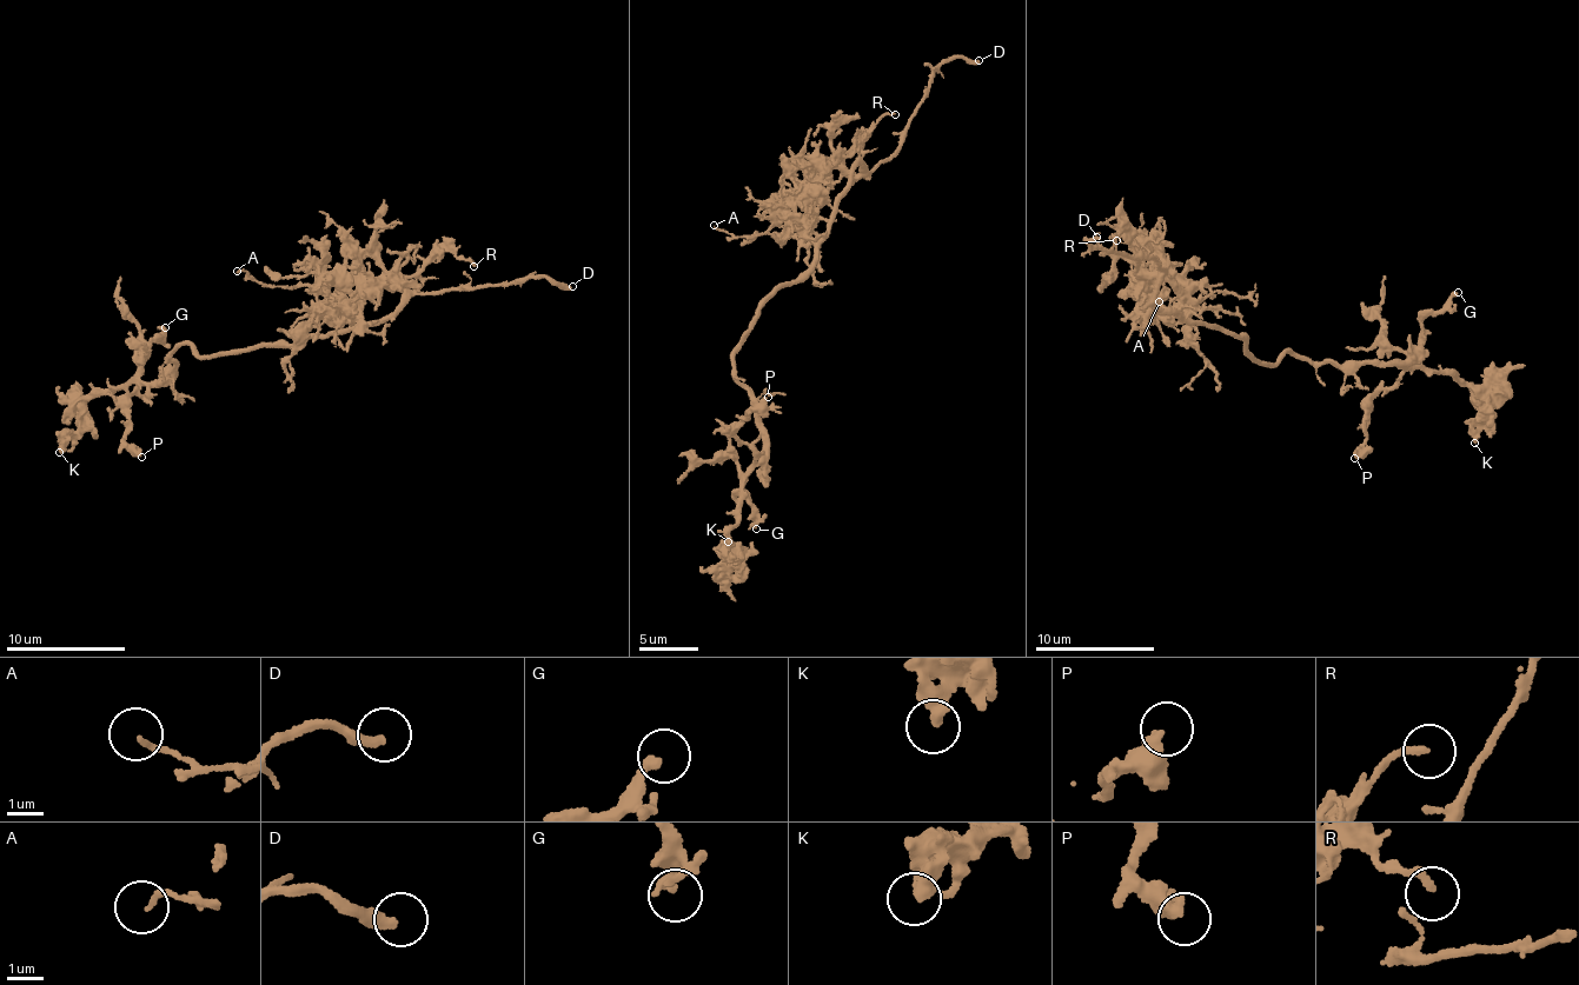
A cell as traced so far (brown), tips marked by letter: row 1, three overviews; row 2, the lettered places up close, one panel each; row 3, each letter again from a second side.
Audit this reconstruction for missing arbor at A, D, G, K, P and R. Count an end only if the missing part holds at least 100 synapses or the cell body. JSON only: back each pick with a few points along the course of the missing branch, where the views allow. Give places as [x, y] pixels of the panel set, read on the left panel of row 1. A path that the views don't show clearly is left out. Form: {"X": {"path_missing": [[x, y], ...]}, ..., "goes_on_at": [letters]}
{"goes_on_at": ["D"]}

